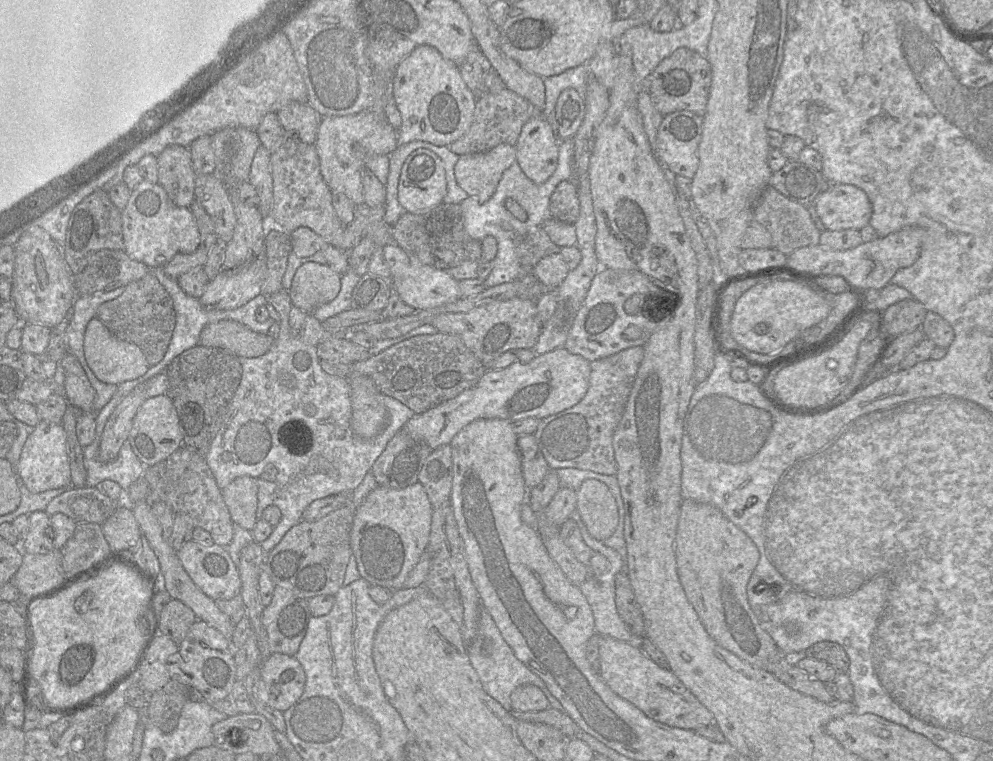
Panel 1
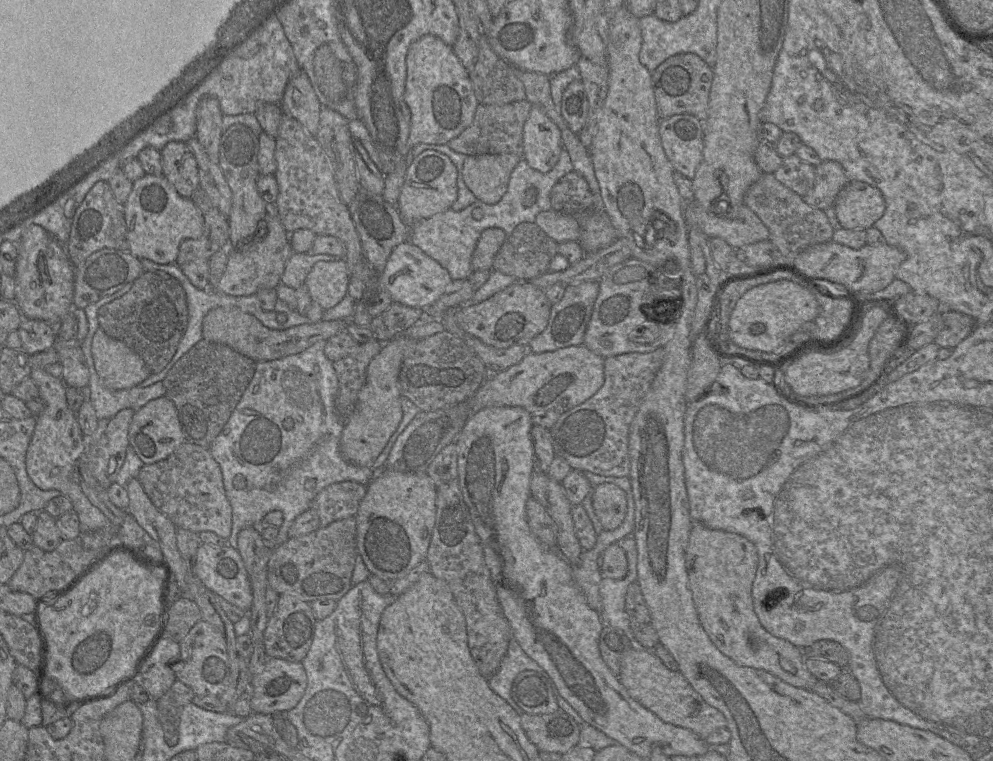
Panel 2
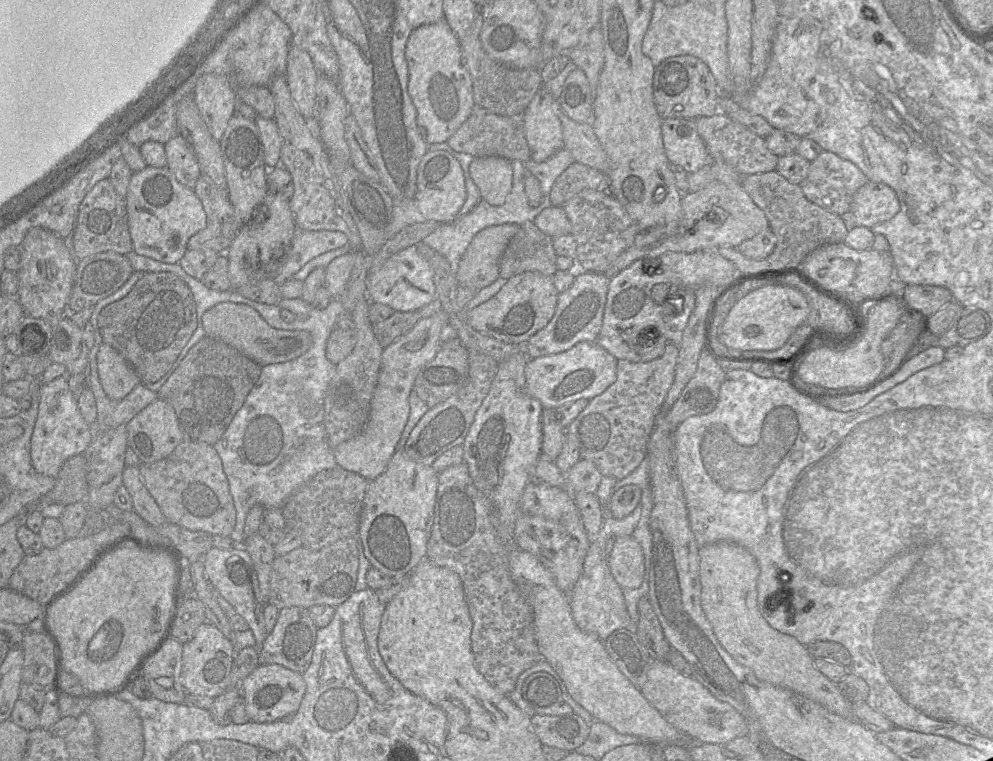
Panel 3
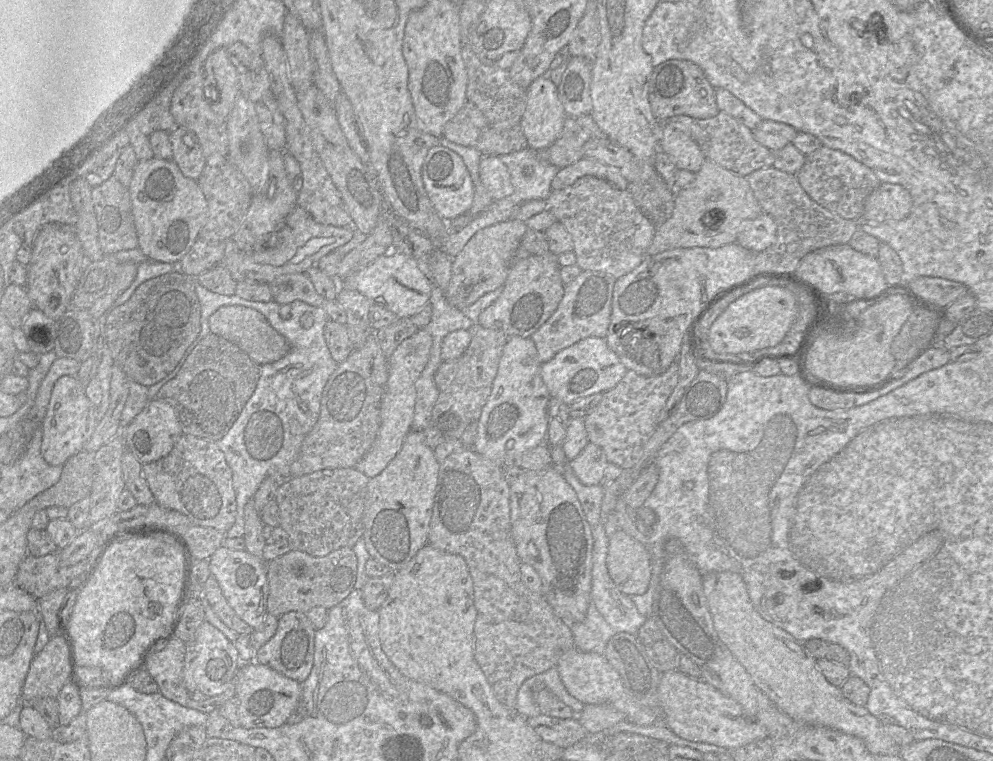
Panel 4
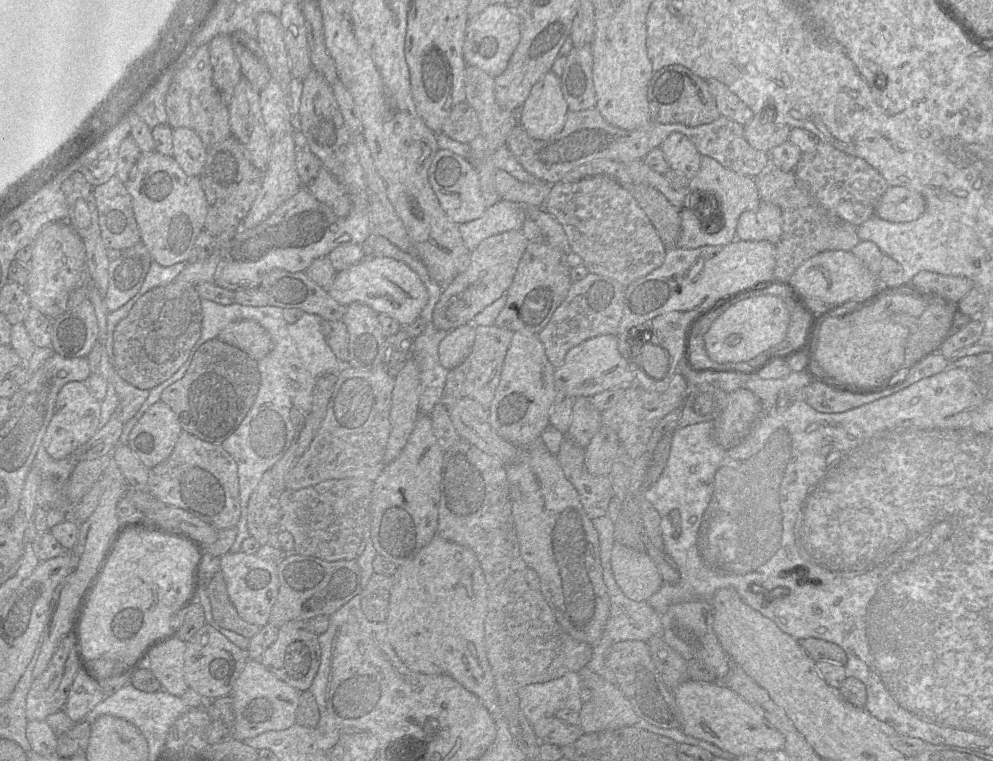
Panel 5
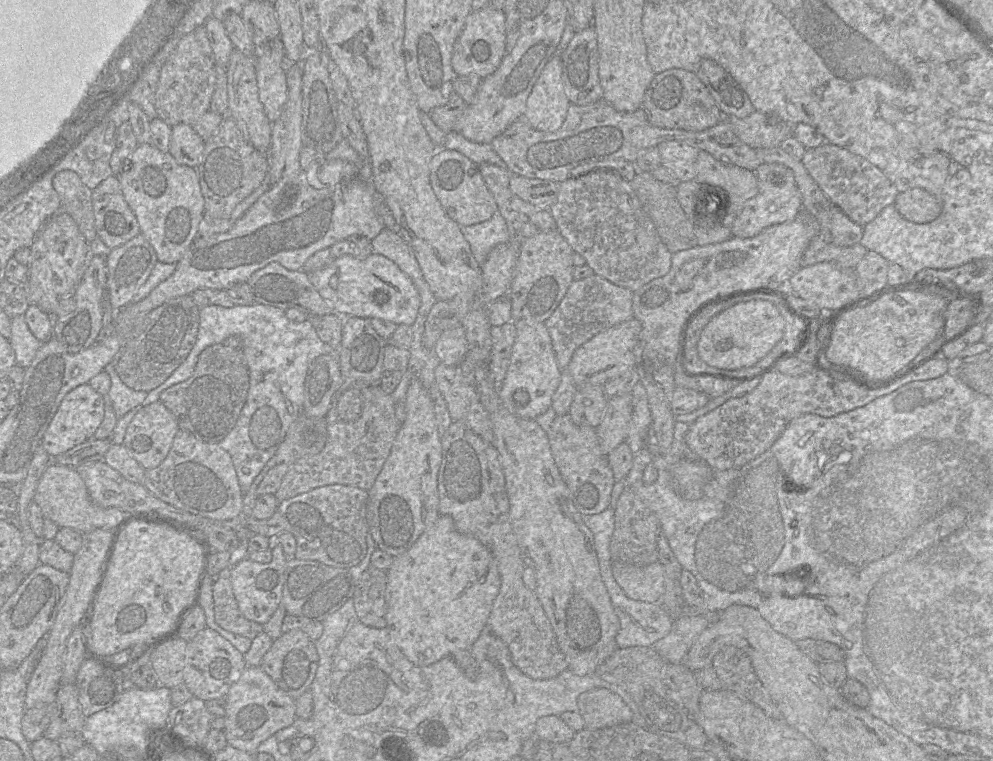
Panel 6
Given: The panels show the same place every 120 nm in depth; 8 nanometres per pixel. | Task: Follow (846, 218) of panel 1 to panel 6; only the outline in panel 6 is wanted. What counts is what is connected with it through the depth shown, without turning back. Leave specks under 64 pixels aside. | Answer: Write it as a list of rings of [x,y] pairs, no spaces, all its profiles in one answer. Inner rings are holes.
[[[922,188],[899,192],[894,205],[903,218],[916,224],[932,222],[942,211],[941,201]]]

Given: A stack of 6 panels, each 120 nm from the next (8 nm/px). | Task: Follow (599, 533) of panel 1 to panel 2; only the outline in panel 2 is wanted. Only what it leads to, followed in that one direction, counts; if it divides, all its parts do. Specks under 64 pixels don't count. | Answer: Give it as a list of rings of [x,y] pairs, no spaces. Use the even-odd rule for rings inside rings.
[[[601,483],[592,490],[592,504],[604,530],[618,528],[627,512],[627,496],[613,483]]]

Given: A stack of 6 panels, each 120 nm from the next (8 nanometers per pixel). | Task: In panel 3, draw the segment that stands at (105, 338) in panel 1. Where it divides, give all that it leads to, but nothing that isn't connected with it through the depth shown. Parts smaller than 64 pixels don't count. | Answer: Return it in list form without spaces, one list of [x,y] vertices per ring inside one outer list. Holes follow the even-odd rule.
[[[107,343],[99,347],[97,366],[104,391],[112,400],[123,399],[141,383],[130,363]]]

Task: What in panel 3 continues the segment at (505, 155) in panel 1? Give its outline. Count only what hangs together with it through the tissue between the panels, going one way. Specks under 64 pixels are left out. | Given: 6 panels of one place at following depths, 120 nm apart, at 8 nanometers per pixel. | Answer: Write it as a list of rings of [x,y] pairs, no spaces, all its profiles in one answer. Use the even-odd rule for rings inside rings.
[[[498,156],[475,157],[469,173],[482,200],[492,206],[501,206],[512,190],[513,167],[508,159]]]

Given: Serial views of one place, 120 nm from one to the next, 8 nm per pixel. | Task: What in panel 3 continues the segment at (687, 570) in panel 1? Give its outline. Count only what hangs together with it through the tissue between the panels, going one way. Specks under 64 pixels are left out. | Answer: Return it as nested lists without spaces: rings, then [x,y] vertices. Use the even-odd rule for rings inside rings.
[[[720,541],[699,548],[701,605],[721,646],[732,658],[753,671],[764,682],[804,696],[830,712],[852,718],[852,702],[814,666],[814,657],[796,638],[772,628],[757,606],[759,567],[743,546]]]

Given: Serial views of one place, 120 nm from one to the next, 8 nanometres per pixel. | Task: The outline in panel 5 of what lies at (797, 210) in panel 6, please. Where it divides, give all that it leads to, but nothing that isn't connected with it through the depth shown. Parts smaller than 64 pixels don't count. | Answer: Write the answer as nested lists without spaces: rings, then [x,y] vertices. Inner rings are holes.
[[[761,201],[757,210],[743,212],[736,227],[736,239],[743,241],[768,241],[776,244],[781,234],[781,210],[769,202]]]

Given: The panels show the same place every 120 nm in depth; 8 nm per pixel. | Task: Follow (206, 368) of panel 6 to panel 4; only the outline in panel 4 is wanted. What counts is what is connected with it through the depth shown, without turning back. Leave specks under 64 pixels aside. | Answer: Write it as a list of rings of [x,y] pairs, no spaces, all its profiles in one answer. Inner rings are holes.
[[[210,333],[196,345],[177,375],[159,390],[155,399],[174,408],[183,434],[218,442],[240,416],[255,391],[260,375],[261,365],[255,363],[247,353],[236,344]]]

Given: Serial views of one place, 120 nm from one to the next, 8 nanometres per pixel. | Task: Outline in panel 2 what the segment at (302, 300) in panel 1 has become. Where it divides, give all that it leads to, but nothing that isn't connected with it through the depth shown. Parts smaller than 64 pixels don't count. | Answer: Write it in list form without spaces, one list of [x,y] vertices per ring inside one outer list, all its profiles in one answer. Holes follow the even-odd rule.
[[[345,259],[318,261],[308,273],[304,285],[323,310],[337,305],[348,293],[349,269]]]

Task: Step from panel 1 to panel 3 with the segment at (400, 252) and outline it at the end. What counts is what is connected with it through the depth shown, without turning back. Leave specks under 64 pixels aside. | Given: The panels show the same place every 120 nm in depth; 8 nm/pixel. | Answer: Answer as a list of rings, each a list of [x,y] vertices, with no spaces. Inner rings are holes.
[[[416,245],[399,251],[378,270],[369,274],[367,297],[370,301],[385,304],[398,312],[418,311],[437,297],[433,272]]]

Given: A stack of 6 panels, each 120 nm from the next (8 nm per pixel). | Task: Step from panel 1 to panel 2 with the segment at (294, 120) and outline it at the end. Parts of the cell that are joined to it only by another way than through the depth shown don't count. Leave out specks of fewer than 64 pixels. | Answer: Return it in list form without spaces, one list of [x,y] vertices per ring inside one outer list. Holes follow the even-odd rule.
[[[302,70],[289,80],[280,107],[284,115],[296,119],[310,135],[316,136],[321,104],[309,78]]]

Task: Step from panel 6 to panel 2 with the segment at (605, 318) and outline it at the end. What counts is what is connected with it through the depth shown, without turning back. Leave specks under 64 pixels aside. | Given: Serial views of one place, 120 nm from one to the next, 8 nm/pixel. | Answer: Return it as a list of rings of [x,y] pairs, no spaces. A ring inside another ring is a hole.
[[[585,281],[567,286],[563,298],[552,305],[547,327],[529,343],[531,351],[542,353],[574,345],[583,345],[585,332],[598,294],[599,282],[597,281]]]

